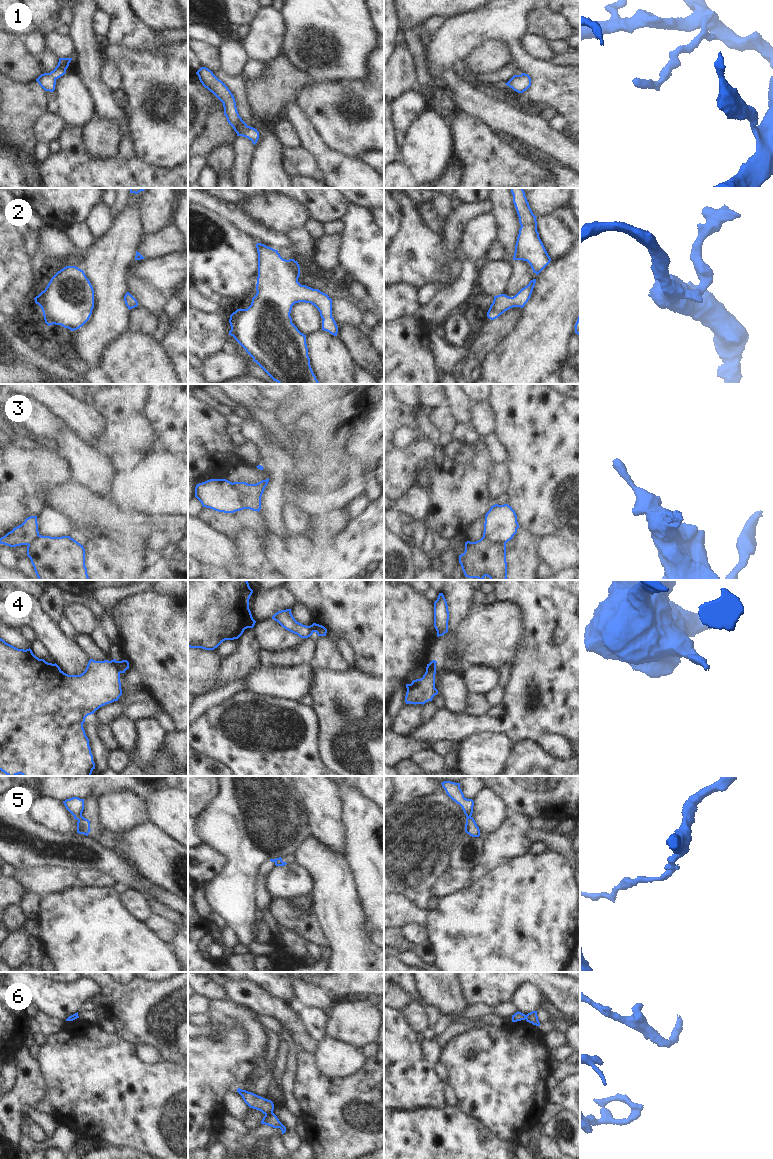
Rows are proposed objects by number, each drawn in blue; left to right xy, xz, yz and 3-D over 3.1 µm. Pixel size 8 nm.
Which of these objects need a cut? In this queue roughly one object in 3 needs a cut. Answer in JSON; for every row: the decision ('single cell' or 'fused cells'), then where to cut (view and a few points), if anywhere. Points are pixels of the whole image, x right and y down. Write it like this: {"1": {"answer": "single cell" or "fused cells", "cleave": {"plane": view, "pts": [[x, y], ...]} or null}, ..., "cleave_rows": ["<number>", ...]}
{"1": {"answer": "single cell", "cleave": null}, "2": {"answer": "single cell", "cleave": null}, "3": {"answer": "fused cells", "cleave": {"plane": "xz", "pts": [[231, 483], [245, 508]]}}, "4": {"answer": "fused cells", "cleave": {"plane": "xy", "pts": [[116, 661], [116, 667], [120, 672]]}}, "5": {"answer": "fused cells", "cleave": {"plane": "xy", "pts": [[82, 816], [77, 819]]}}, "6": {"answer": "fused cells", "cleave": {"plane": "xz", "pts": [[272, 1112], [265, 1115]]}}, "cleave_rows": ["3", "4", "5", "6"]}

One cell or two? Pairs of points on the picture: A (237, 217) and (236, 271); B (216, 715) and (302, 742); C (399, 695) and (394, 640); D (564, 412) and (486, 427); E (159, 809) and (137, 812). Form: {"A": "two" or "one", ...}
{"A": "two", "B": "one", "C": "two", "D": "two", "E": "two"}

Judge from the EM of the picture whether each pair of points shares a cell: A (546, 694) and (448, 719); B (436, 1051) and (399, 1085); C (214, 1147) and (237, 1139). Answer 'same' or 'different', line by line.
A: same
B: different
C: different

